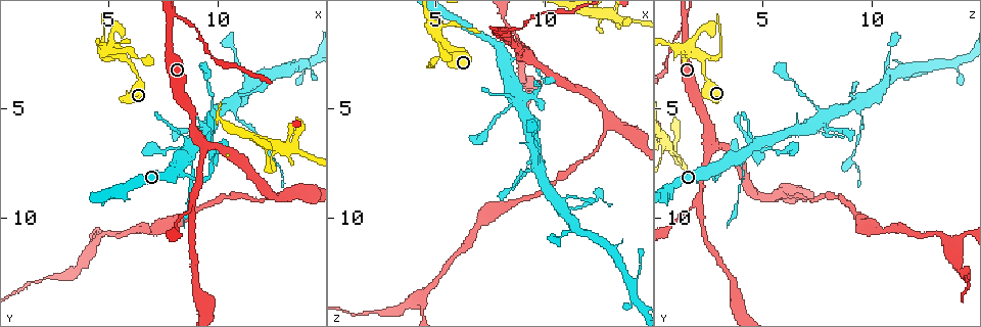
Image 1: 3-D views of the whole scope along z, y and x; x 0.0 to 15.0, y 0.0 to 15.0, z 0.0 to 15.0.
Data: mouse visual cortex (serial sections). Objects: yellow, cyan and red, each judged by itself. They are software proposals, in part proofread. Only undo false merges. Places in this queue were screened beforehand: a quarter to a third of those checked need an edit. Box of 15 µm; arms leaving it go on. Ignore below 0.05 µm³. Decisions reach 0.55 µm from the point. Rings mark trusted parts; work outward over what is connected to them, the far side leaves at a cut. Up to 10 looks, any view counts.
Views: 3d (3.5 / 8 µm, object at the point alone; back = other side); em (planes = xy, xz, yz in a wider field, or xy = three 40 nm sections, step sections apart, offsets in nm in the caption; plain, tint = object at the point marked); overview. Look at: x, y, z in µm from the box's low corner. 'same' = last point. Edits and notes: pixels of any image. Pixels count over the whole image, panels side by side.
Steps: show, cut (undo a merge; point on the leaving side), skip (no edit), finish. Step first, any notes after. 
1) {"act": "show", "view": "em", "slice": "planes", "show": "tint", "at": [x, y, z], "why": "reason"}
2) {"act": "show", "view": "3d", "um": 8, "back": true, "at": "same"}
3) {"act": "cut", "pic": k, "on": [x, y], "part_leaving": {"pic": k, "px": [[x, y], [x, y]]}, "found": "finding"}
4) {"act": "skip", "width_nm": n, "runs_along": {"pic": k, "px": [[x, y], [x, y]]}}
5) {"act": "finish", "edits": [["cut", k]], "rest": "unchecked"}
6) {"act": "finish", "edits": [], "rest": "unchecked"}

{"act": "show", "view": "3d", "um": 3.5, "back": true, "at": [5.7, 2.6, 2.3], "why": "a fork"}

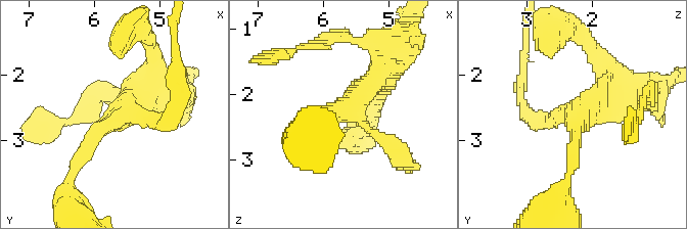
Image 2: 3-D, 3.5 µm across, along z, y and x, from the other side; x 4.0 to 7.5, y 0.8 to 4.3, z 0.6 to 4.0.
{"act": "show", "view": "em", "slice": "xy", "step": 2, "show": "tint", "at": [5.70, 2.70, 2.20], "arms": 3, "arm_widths_nm": [200, 200, 400], "why": "shape alone is not enough"}

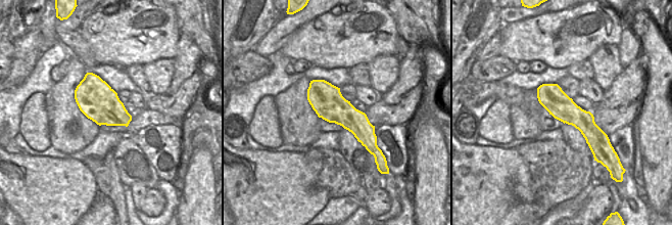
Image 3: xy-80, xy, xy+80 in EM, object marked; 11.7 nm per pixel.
{"act": "skip", "width_nm": 380, "runs_along": {"pic": 2, "px": [[74, 172], [96, 134], [155, 90]]}, "found": "continuous, no second cell"}

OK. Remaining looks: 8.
{"act": "show", "view": "3d", "um": 3.5, "at": [8.6, 7.5, 4.0], "why": "arms part here"}

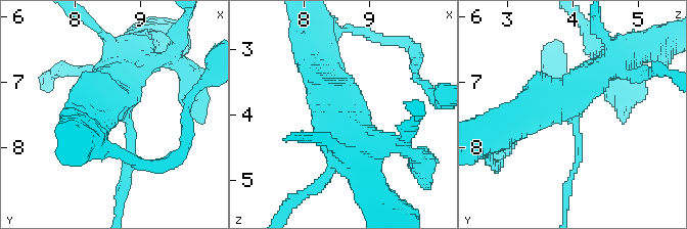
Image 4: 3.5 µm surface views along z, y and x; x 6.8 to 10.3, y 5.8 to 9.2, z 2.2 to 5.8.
{"act": "show", "view": "em", "slice": "xy", "step": 2, "show": "plain", "at": [8.65, 7.40, 4.00], "arms": 3, "arm_widths_nm": [100, 450, 500], "why": "now the EM"}

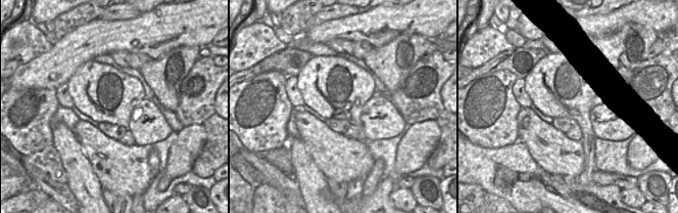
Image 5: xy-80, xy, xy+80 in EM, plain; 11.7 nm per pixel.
{"act": "show", "view": "em", "slice": "xy", "step": 2, "show": "tint", "at": "same"}

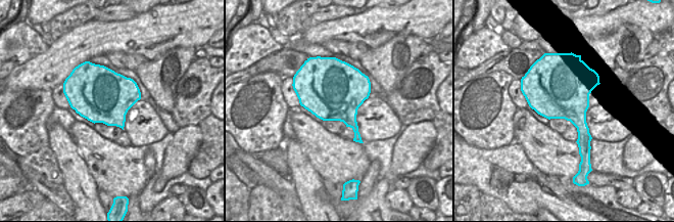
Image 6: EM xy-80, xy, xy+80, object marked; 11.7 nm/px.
{"act": "skip", "runs_along": {"pic": 4, "px": [[513, 124], [574, 93], [617, 58]]}, "found": "one cell here"}

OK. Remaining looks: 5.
{"act": "show", "view": "3d", "um": 3.5, "at": [8.8, 9.2, 2.1], "why": "three-way junction"}

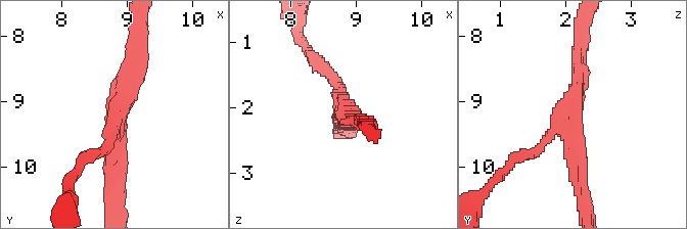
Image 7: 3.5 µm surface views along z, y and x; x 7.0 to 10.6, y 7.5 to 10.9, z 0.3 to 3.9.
{"act": "show", "view": "em", "slice": "planes", "show": "tint", "at": [8.85, 9.20, 2.10], "arms": 3, "arm_widths_nm": [200, 250, 250], "why": "shape alone is not enough"}

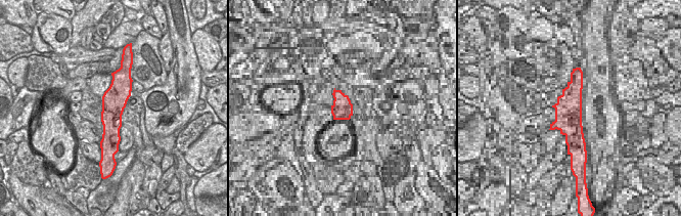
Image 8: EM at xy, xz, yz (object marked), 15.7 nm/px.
{"act": "skip", "runs_along": {"pic": 8, "px": [[117, 77], [110, 142]]}, "found": "one cell here"}

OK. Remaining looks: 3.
{"act": "show", "view": "3d", "um": 3.5, "at": [12.5, 7.3, 9.1], "why": "calibre changes"}

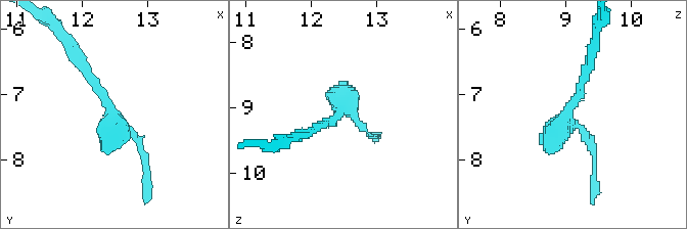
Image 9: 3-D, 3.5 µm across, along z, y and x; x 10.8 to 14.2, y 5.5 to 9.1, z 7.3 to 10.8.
{"act": "show", "view": "em", "slice": "xy", "step": 1, "show": "tint", "at": [12.45, 7.30, 9.05], "why": "now the EM"}

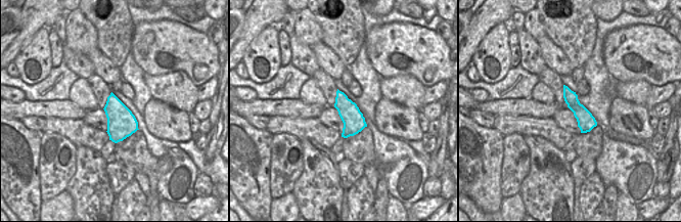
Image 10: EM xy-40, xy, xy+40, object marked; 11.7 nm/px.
{"act": "show", "view": "em", "slice": "xy", "step": 3, "show": "tint", "at": "same", "why": "cut it another way"}

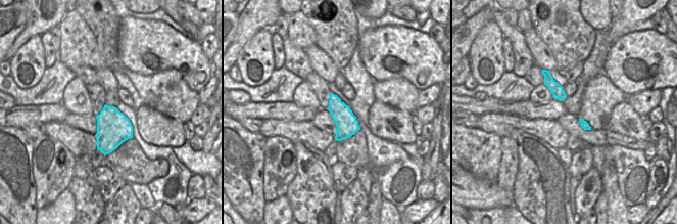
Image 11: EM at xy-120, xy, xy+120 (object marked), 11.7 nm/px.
{"act": "cut", "pic": 9, "on": [561, 120], "part_leaving": {"pic": 9, "px": [[578, 93], [548, 153]]}, "found": "a second cell is stuck on"}

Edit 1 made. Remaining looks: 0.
{"act": "finish", "edits": [["cut", 9]], "rest": "unchecked"}

